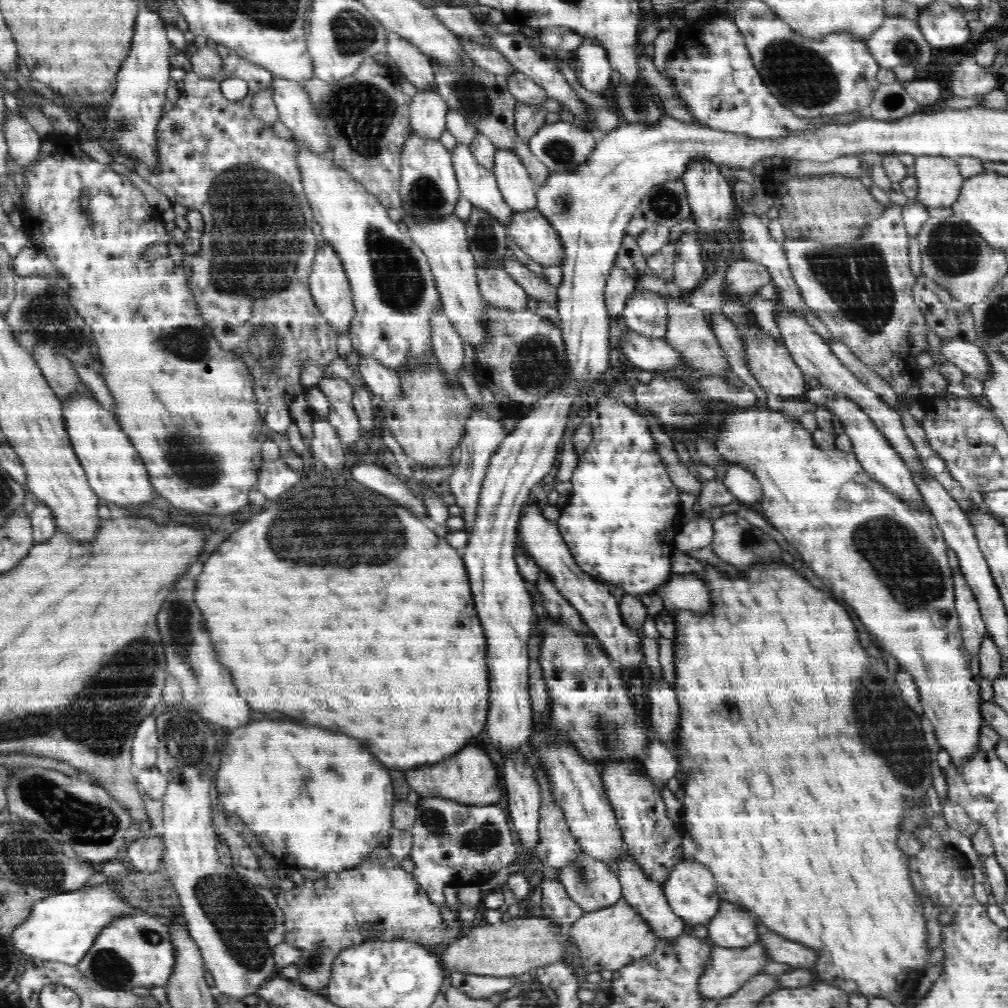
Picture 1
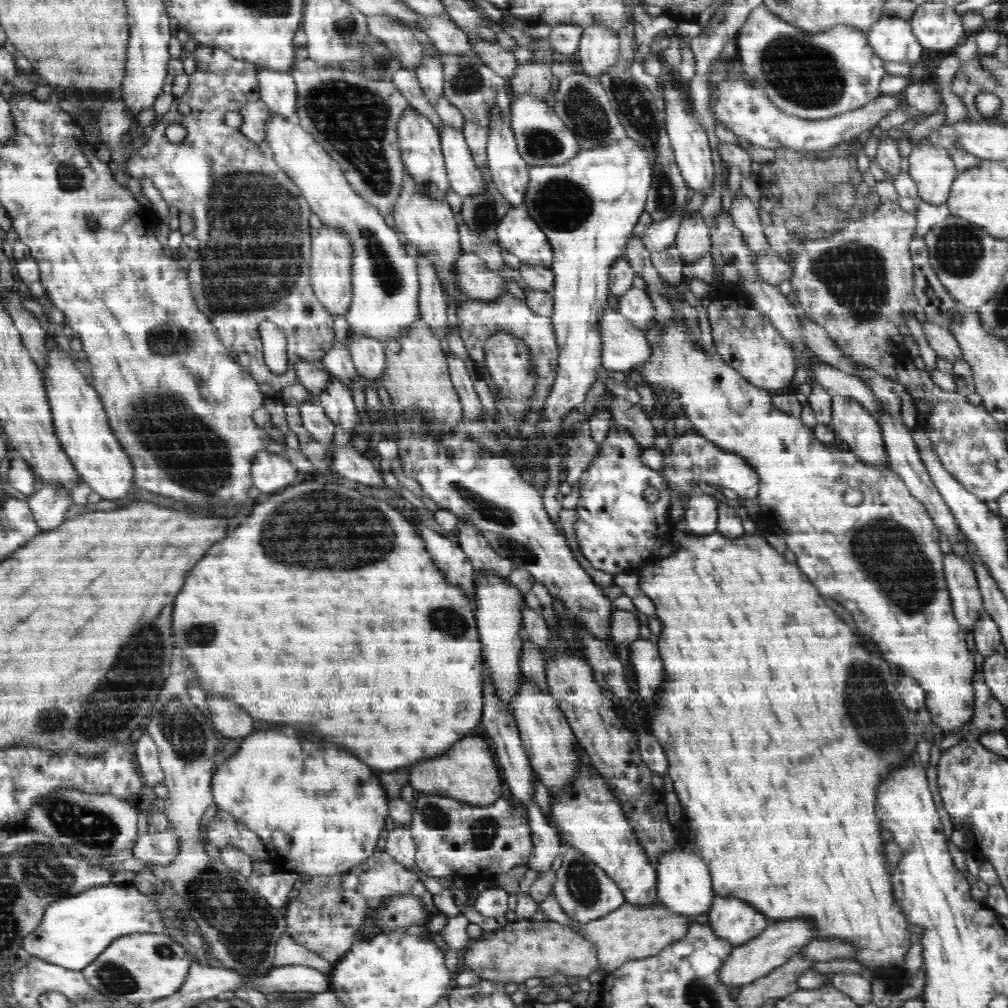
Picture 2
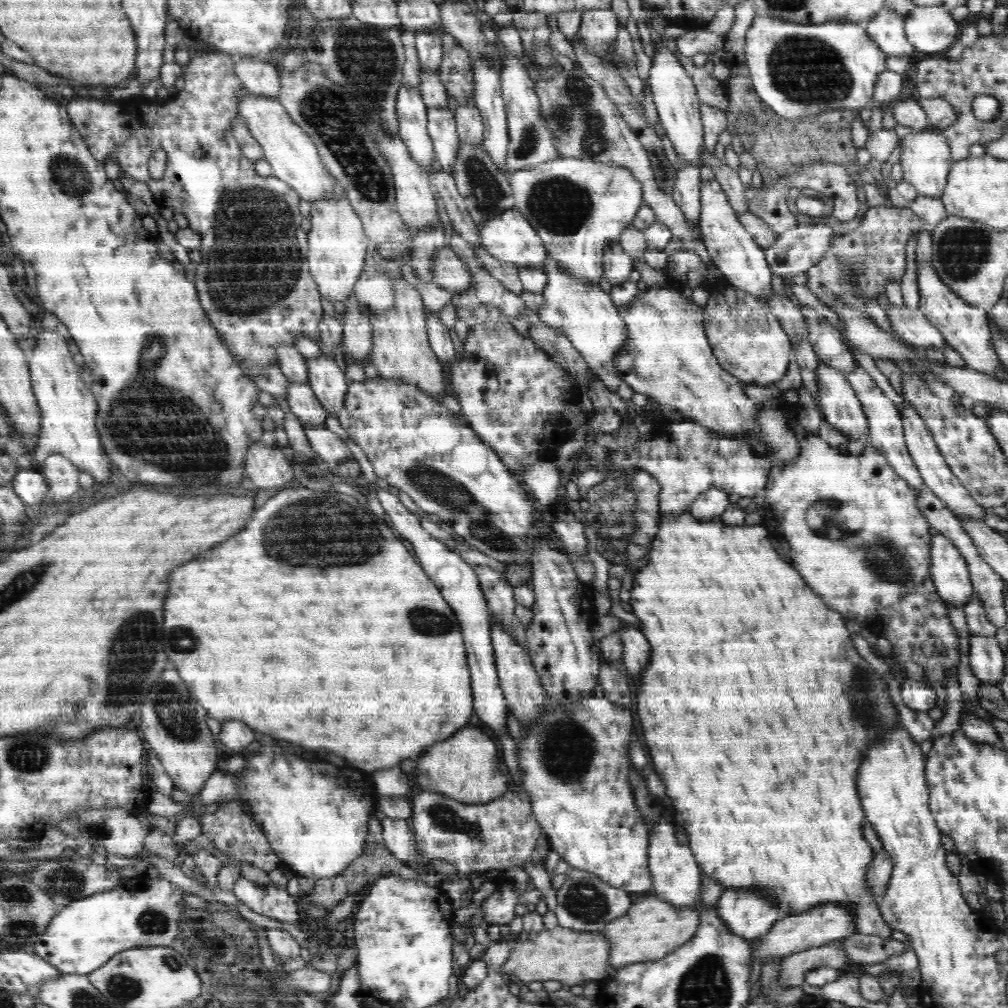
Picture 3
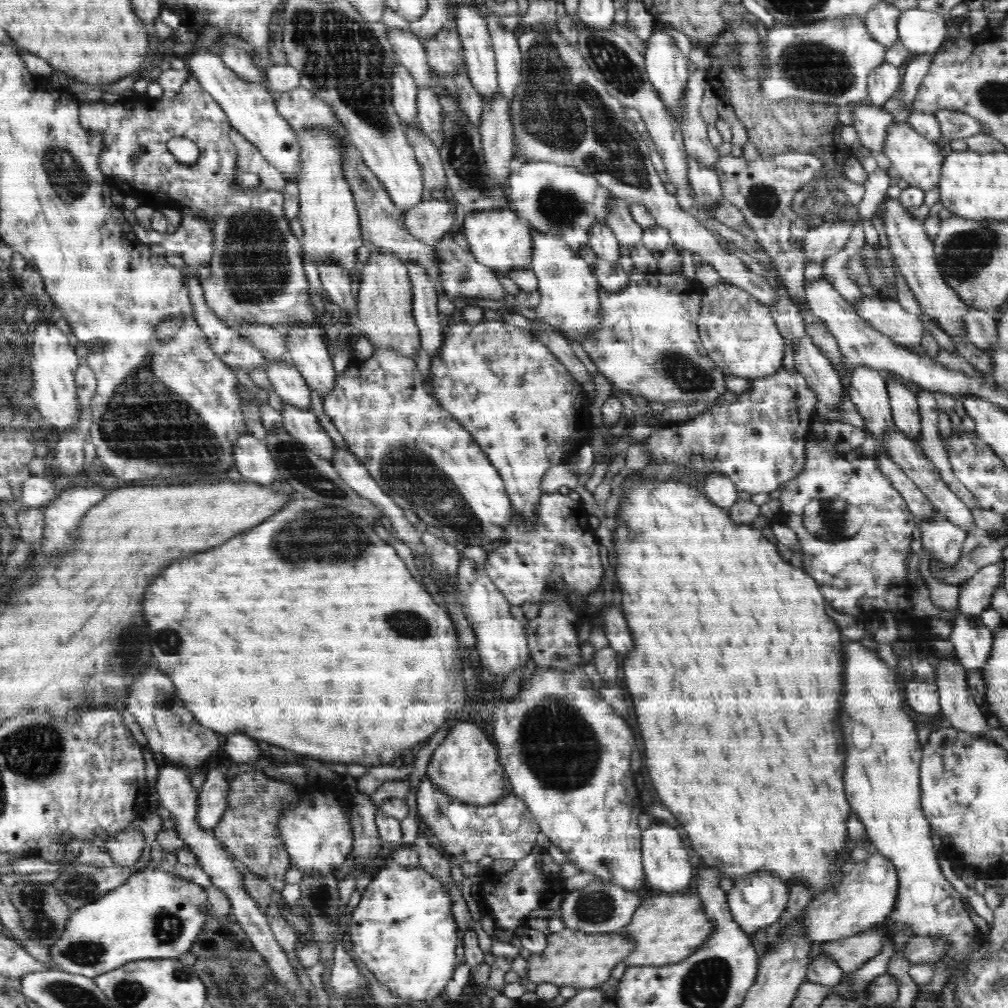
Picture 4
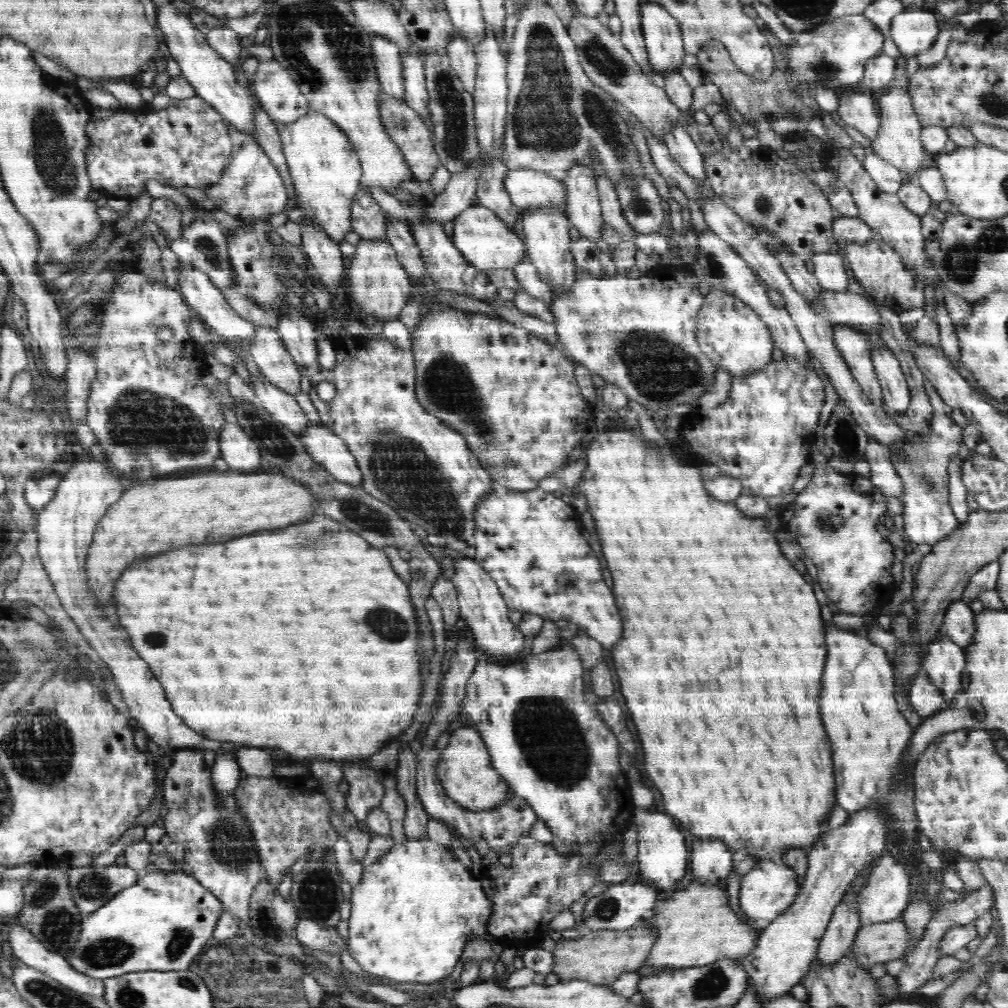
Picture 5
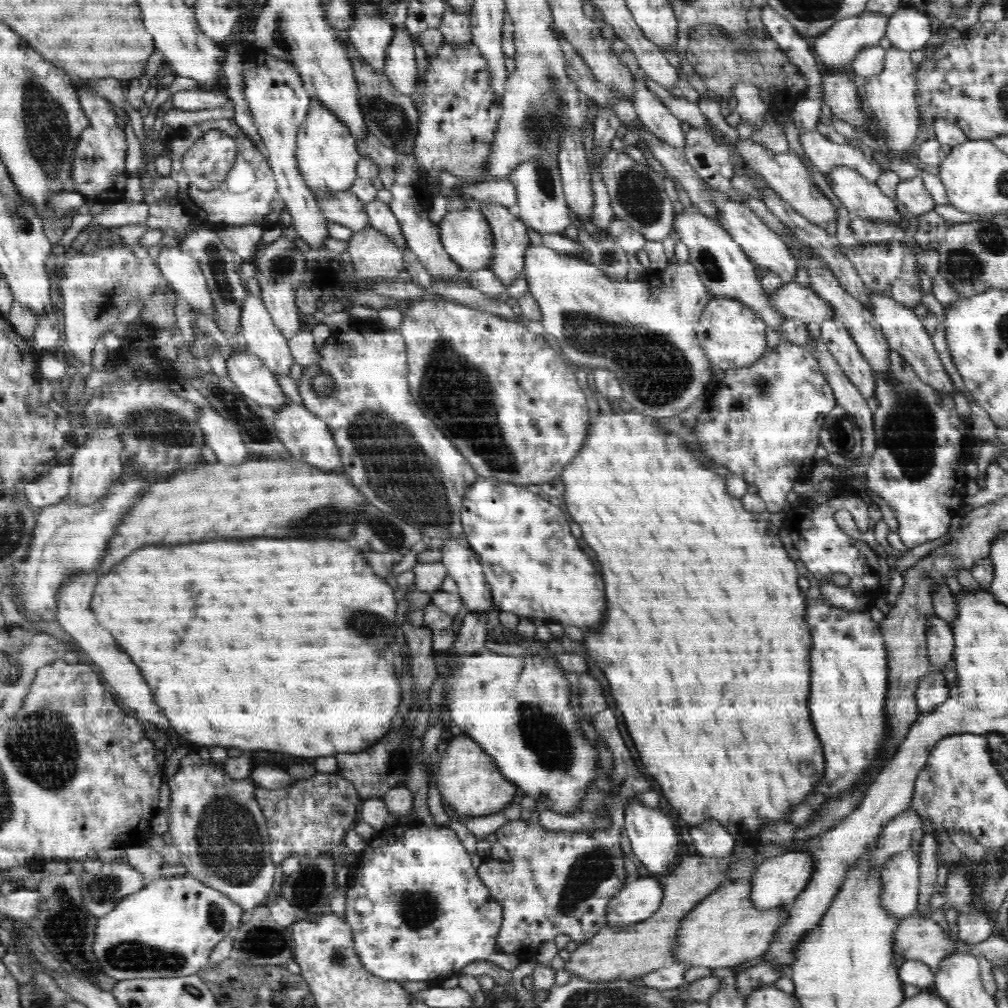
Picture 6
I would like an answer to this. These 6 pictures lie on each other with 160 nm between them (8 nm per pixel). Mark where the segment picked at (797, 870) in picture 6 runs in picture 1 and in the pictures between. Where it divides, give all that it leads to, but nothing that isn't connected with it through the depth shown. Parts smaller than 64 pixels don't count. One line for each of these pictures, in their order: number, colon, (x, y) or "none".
1: (732, 926)
2: (733, 920)
3: (747, 913)
4: (756, 902)
5: (769, 888)

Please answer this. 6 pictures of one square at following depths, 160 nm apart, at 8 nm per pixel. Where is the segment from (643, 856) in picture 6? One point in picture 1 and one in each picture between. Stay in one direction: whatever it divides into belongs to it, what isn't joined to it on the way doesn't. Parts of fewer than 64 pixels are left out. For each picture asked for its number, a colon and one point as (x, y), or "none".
1: (690, 889)
2: (684, 883)
3: (675, 874)
4: (667, 866)
5: (662, 856)

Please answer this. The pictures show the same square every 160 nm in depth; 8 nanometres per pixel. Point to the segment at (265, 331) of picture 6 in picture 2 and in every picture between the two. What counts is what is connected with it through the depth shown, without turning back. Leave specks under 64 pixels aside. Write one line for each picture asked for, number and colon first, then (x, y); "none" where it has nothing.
2: (314, 418)
3: (301, 398)
4: (287, 381)
5: (266, 348)

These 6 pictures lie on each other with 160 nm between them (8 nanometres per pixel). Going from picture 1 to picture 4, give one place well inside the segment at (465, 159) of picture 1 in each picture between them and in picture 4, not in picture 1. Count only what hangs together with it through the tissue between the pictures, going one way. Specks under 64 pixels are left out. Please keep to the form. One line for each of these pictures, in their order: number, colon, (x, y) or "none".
2: (466, 179)
3: (442, 128)
4: (429, 113)

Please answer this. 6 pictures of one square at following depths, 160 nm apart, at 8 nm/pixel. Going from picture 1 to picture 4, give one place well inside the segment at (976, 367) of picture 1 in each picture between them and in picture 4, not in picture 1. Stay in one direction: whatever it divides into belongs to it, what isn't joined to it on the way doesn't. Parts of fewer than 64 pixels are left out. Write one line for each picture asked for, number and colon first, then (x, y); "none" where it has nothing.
2: (940, 338)
3: (912, 326)
4: (887, 316)

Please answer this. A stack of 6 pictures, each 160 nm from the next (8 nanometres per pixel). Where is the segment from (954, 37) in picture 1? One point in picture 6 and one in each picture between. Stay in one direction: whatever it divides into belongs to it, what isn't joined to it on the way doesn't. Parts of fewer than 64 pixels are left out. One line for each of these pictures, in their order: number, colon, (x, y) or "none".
2: (937, 26)
3: (930, 29)
4: (921, 31)
5: (913, 30)
6: (909, 29)

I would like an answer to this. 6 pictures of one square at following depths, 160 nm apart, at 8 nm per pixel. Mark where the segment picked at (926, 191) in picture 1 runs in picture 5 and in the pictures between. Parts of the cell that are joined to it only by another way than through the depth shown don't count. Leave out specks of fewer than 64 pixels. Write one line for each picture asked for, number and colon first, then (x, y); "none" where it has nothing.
2: (933, 170)
3: (925, 159)
4: (916, 162)
5: (899, 142)

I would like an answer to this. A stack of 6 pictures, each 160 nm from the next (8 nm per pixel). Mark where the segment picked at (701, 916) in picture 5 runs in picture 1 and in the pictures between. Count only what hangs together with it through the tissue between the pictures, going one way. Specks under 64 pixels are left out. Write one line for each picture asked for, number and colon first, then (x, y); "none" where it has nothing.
1: (610, 938)
2: (632, 932)
3: (652, 927)
4: (668, 927)

